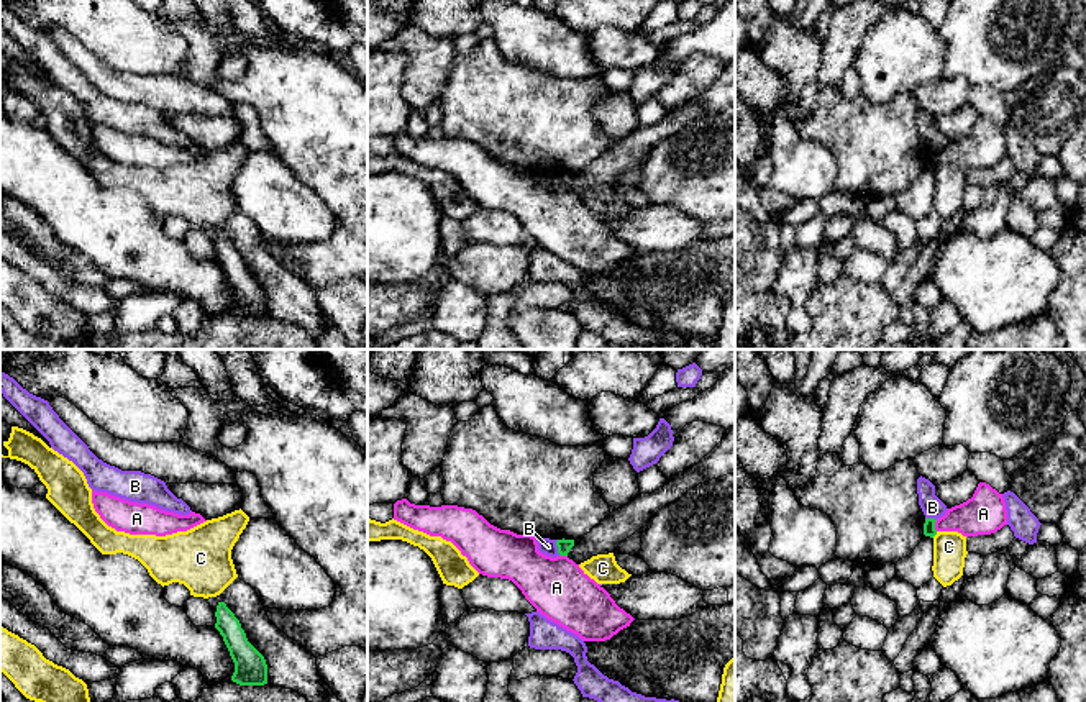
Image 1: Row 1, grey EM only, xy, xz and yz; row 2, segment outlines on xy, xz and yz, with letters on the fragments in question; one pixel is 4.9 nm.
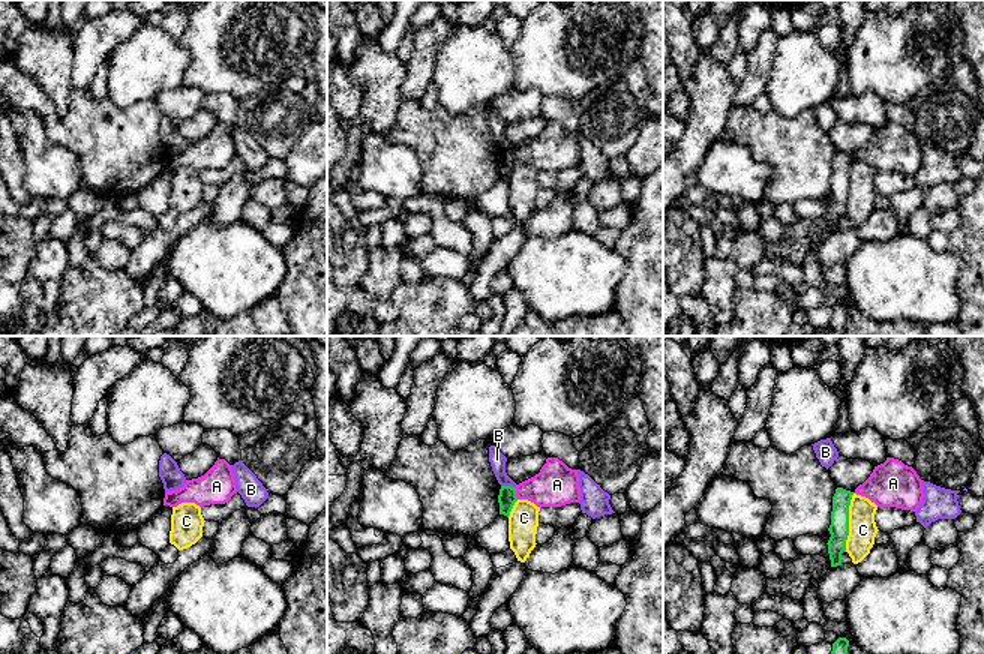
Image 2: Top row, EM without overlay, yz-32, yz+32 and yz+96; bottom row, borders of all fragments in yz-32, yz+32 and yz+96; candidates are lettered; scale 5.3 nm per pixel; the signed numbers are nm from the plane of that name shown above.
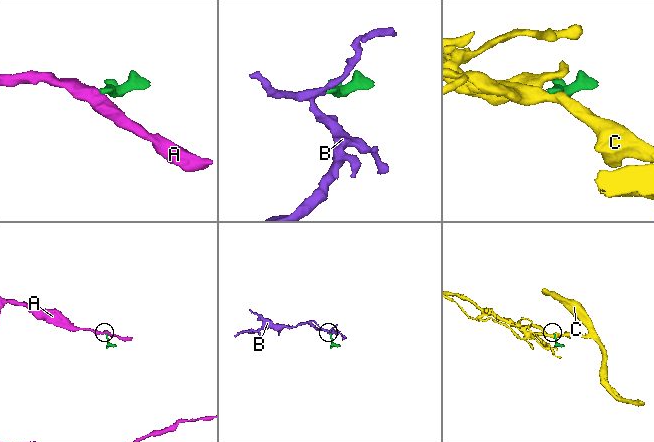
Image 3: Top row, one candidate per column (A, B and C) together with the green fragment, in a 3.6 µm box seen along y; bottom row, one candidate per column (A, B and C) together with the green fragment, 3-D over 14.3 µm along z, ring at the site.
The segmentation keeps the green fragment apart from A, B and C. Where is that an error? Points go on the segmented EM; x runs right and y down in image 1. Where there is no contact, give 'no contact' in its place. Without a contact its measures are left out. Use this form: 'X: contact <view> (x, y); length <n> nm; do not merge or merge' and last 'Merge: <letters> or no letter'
A: contact yz (934, 525); length 60 nm; do not merge
B: contact xz (558, 548); length 80 nm; do not merge
C: contact yz (934, 535); length 40 nm; do not merge
Merge: no letter

